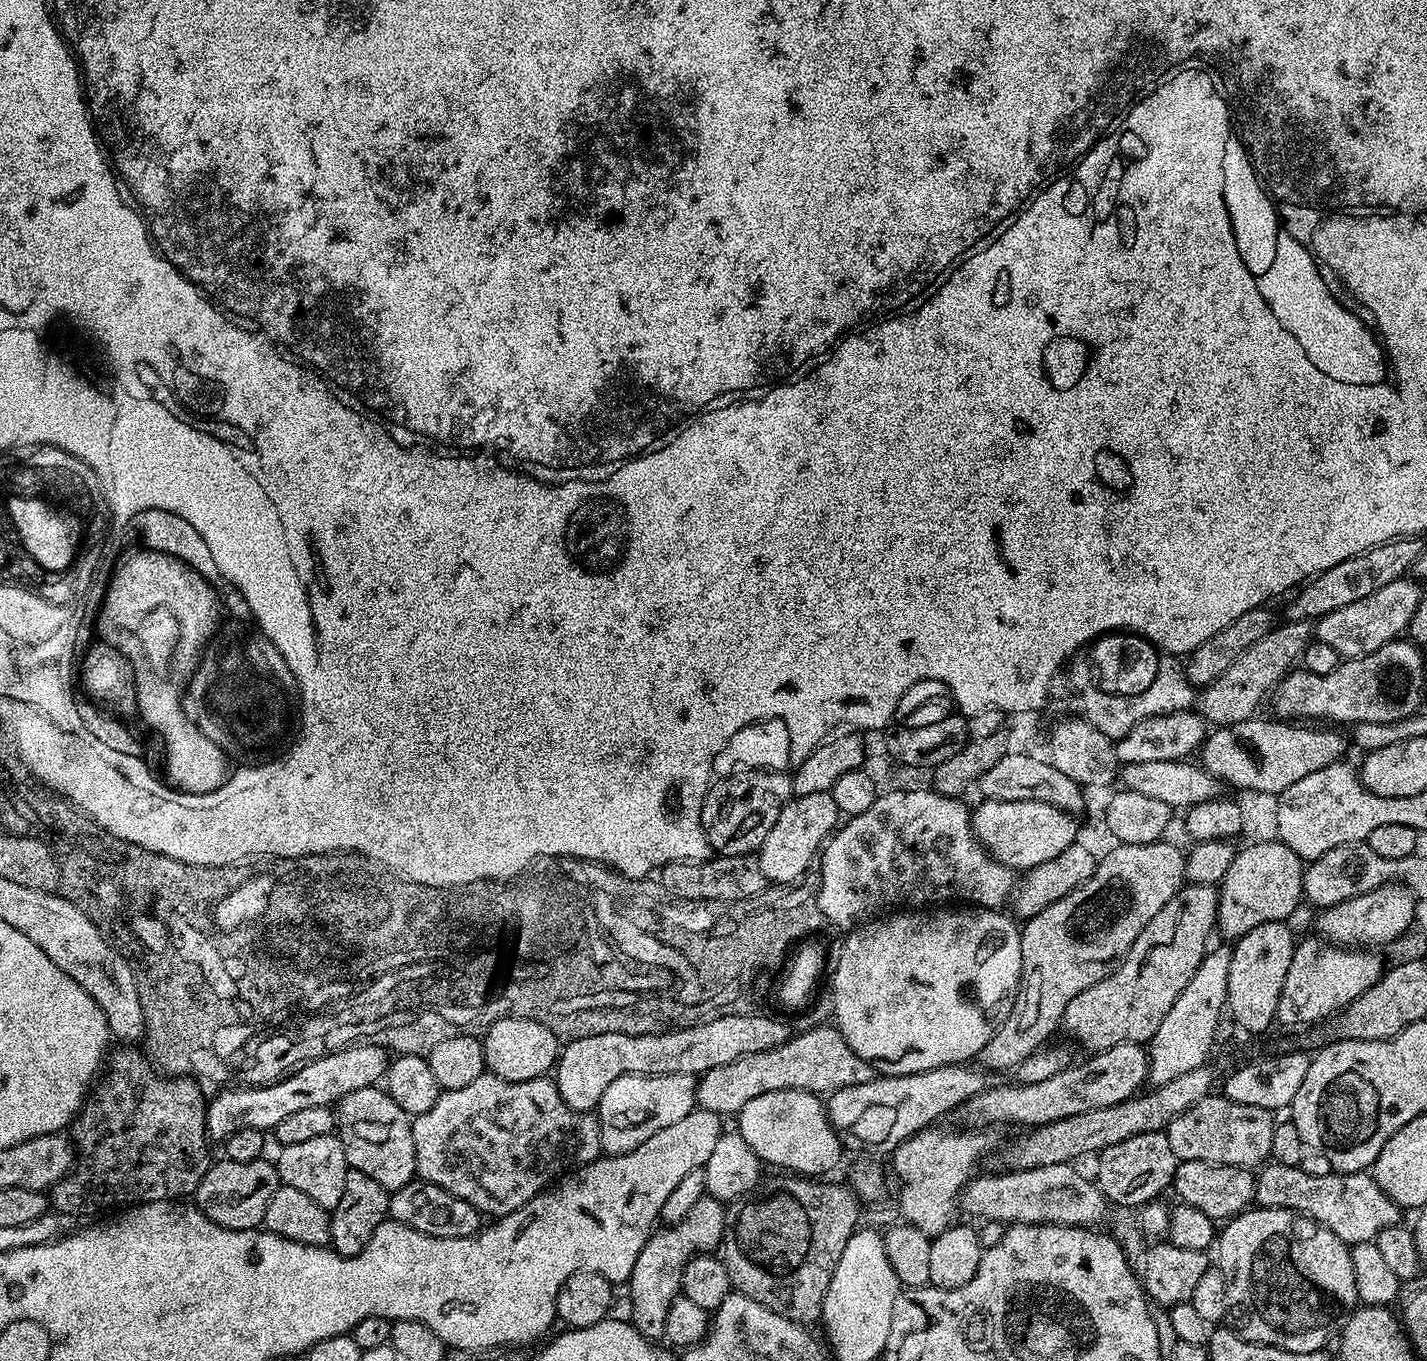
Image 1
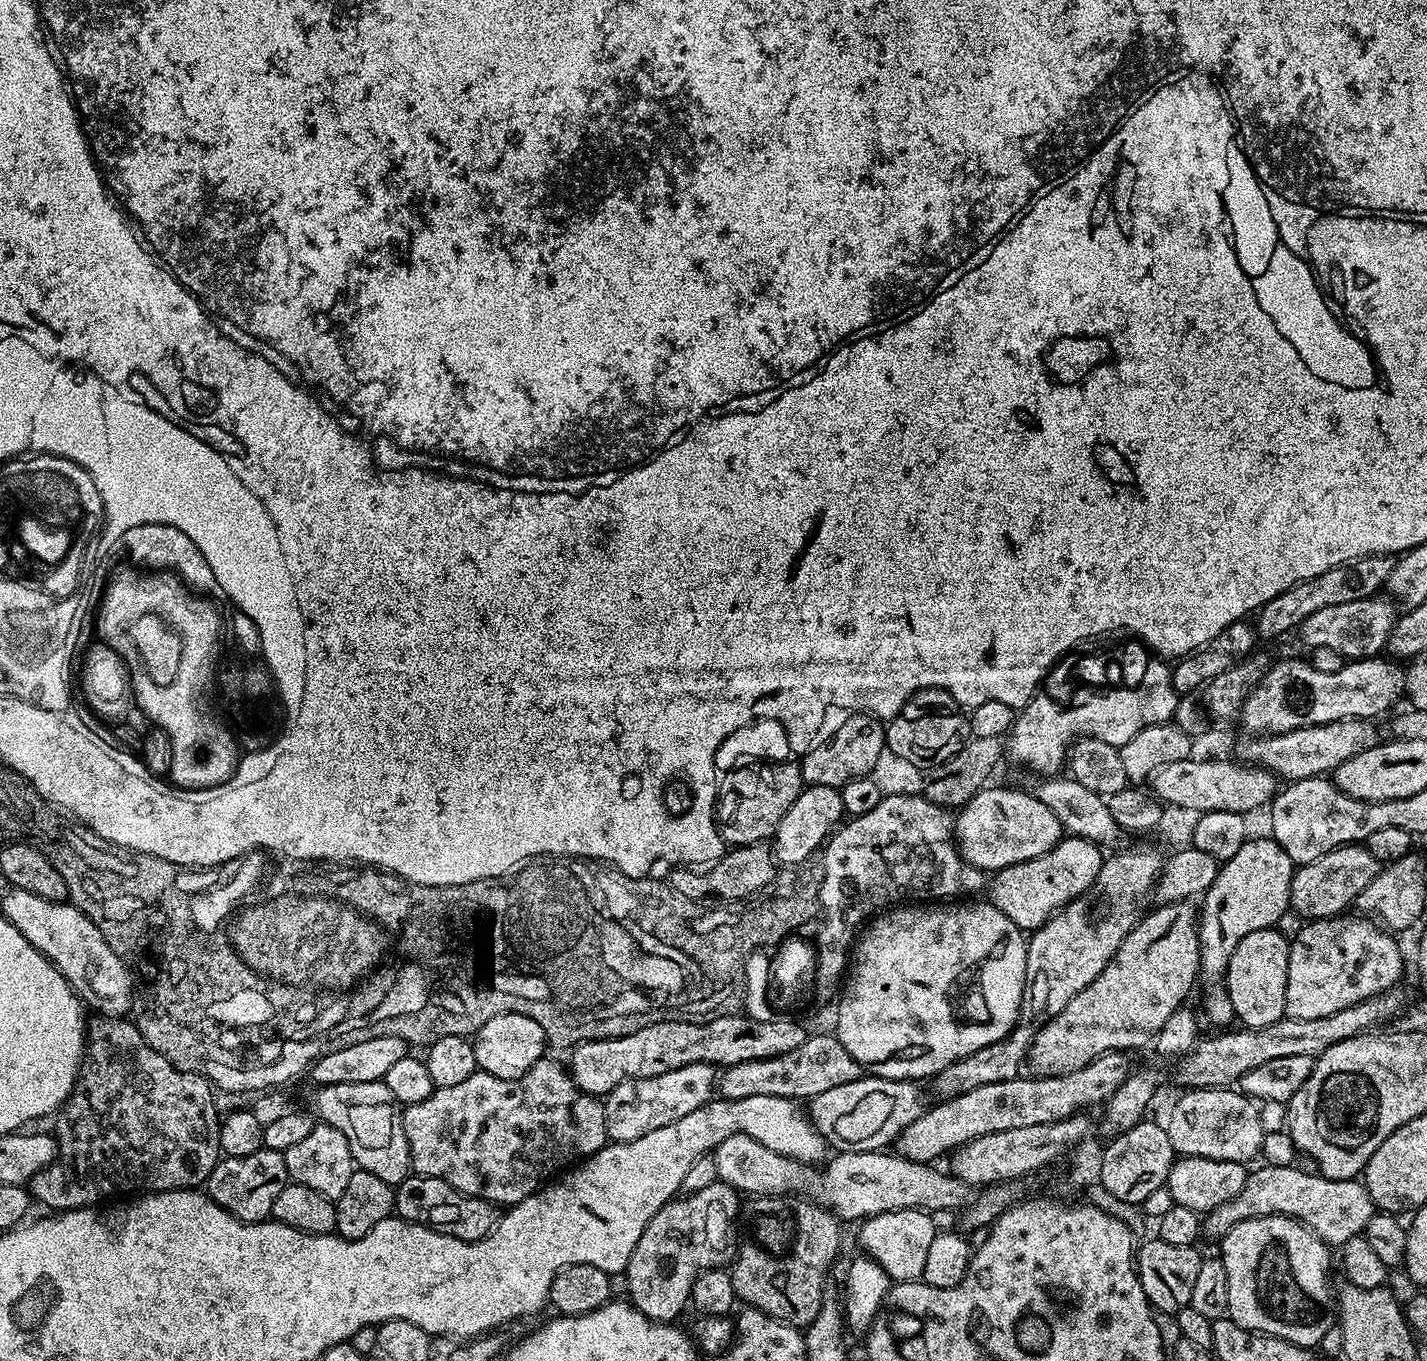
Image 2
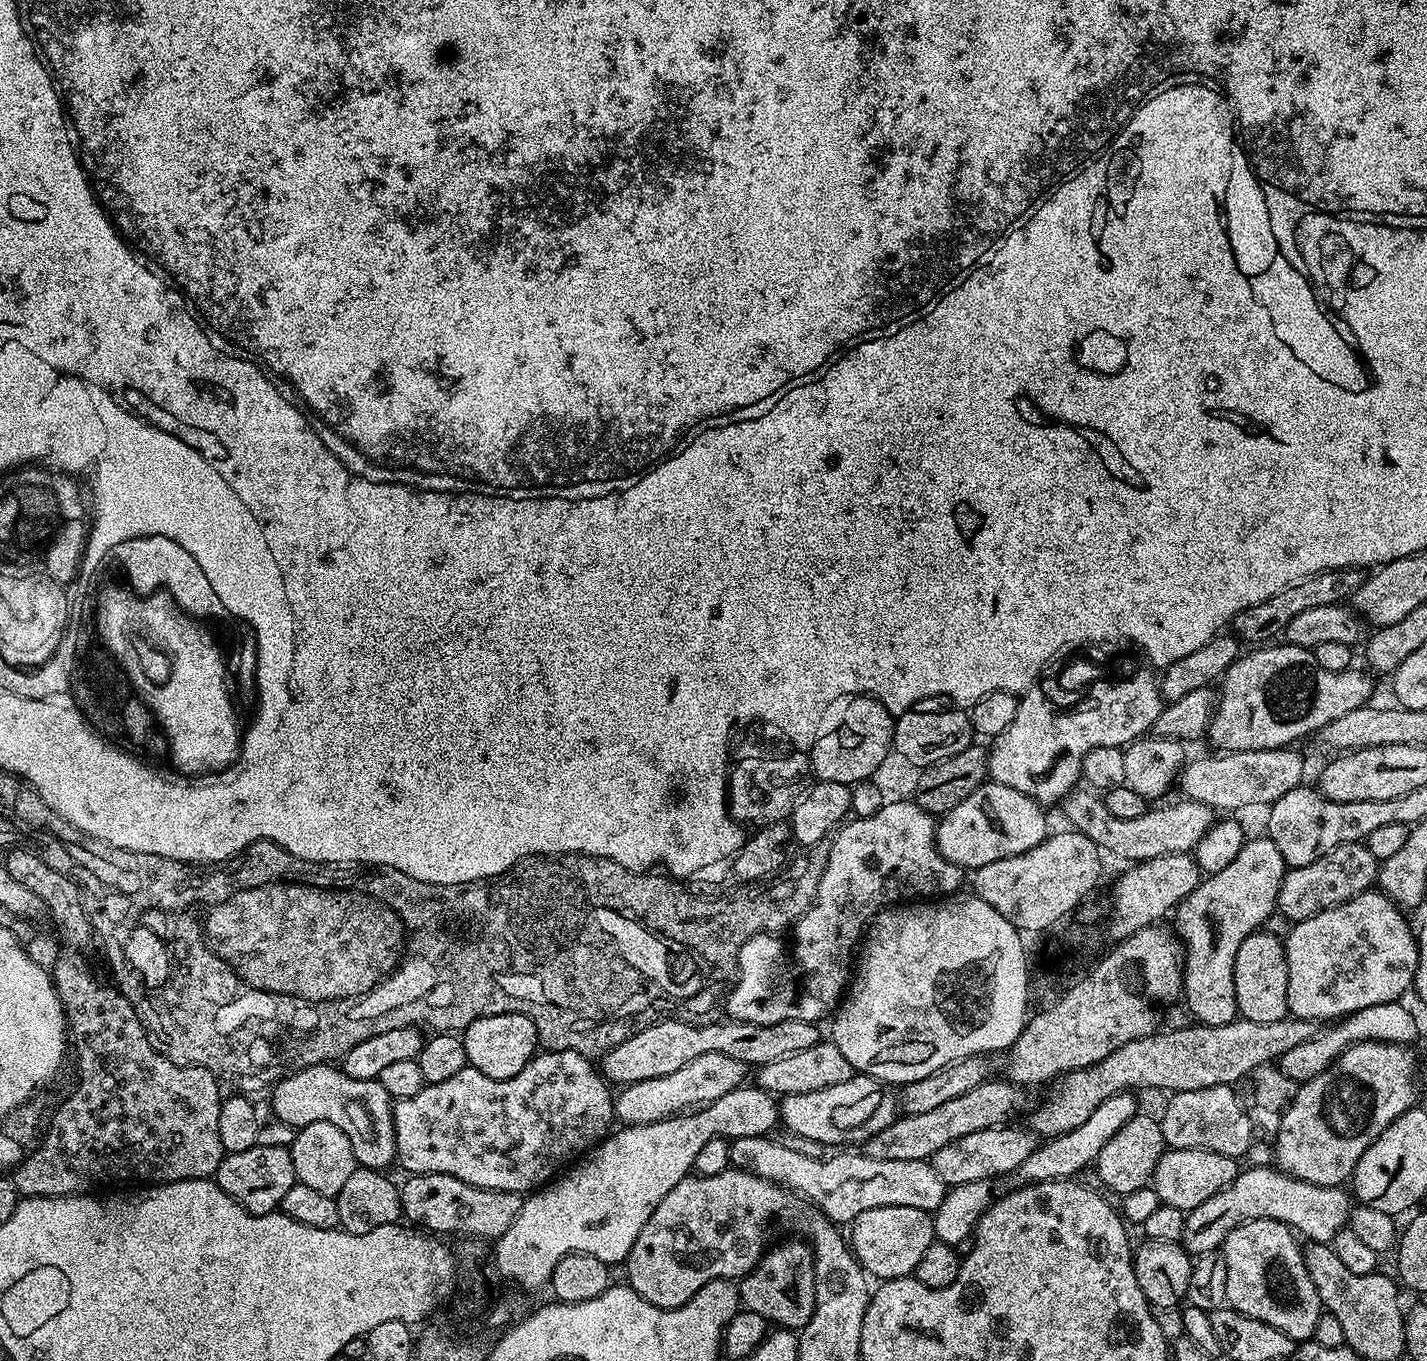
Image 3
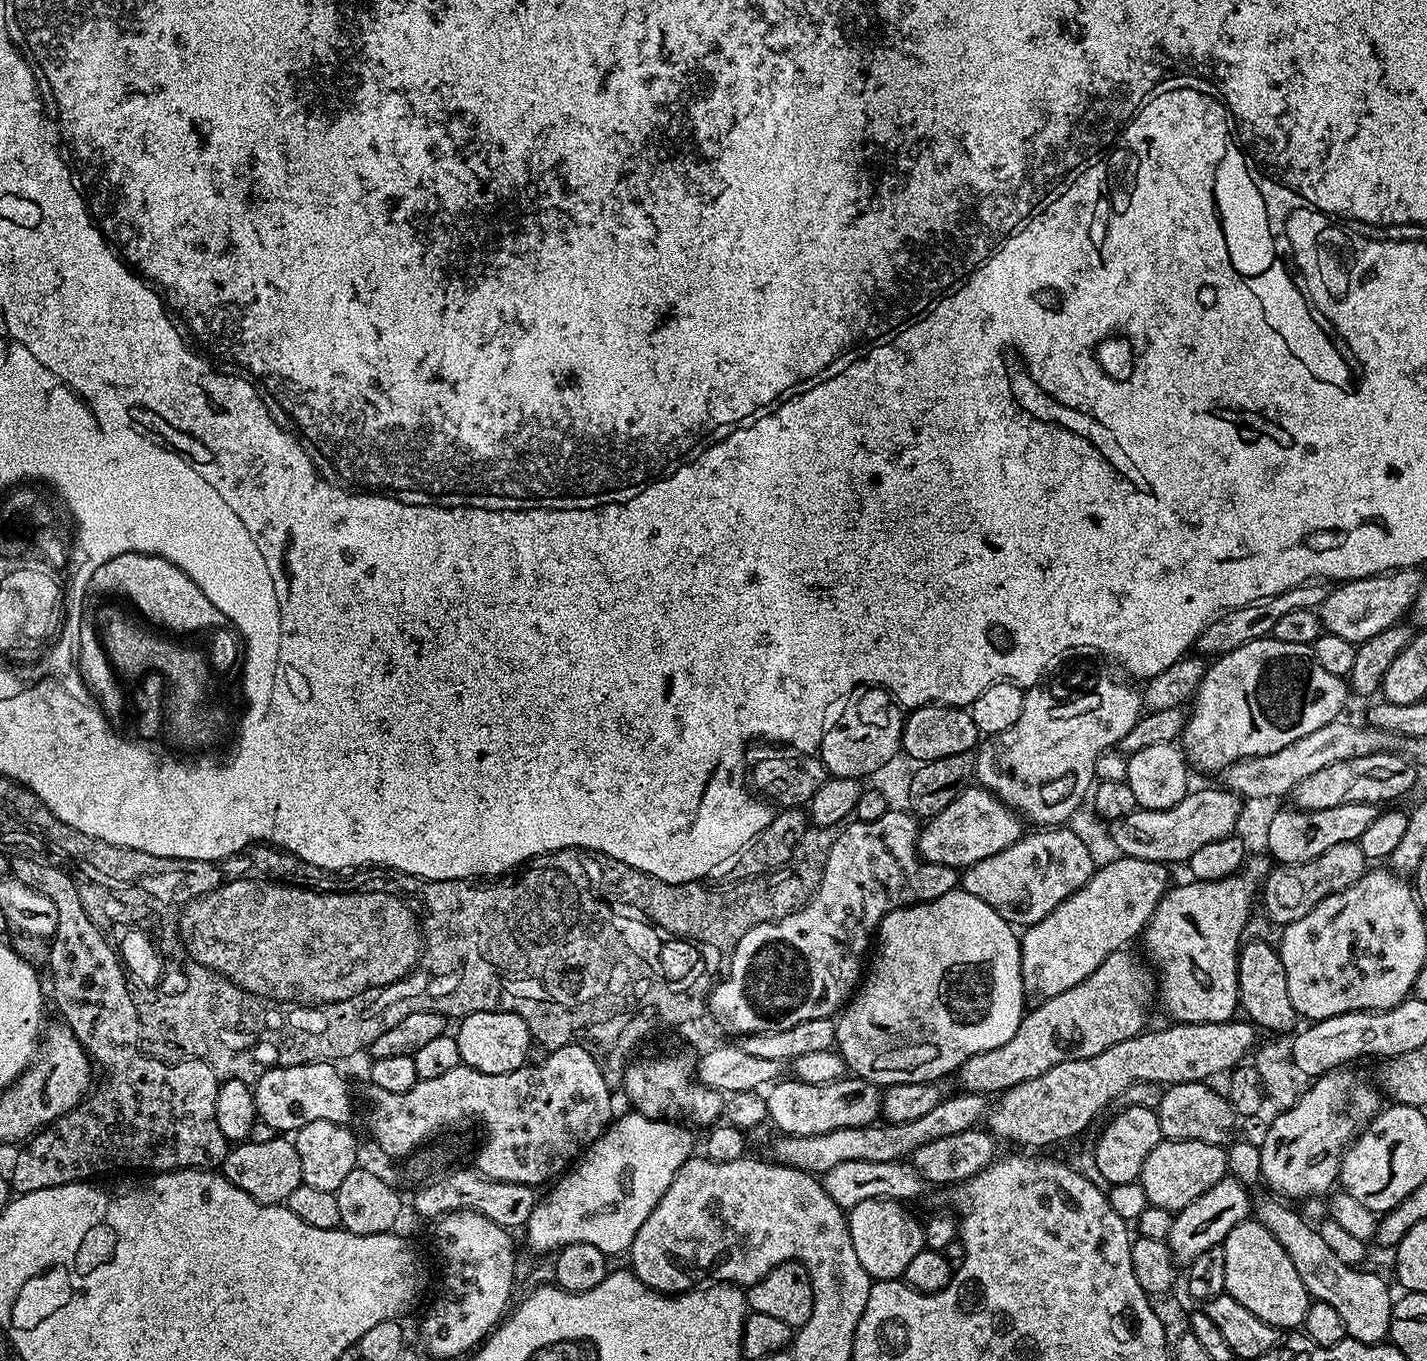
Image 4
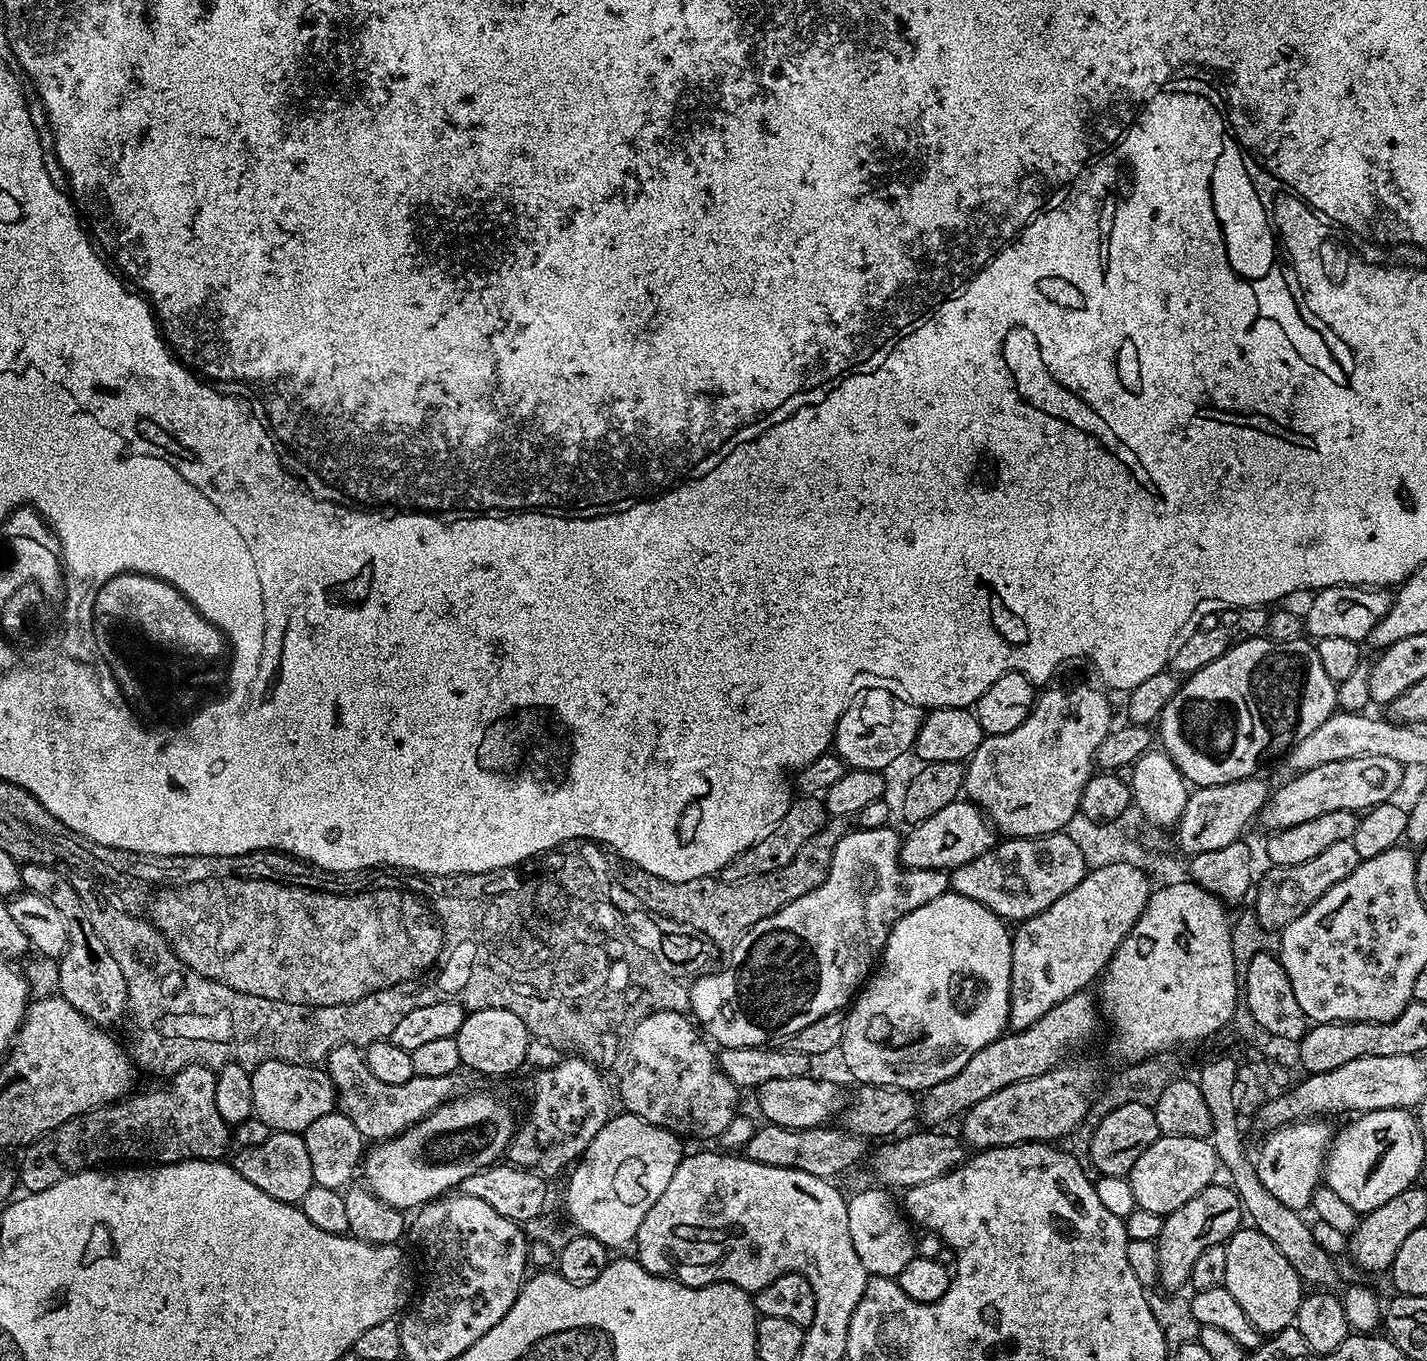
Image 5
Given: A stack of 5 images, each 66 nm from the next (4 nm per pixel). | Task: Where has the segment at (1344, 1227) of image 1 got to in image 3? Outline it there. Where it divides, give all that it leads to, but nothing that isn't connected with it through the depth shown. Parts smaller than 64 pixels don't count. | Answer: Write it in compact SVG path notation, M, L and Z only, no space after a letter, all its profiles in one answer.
M1248 1166L1245 1169L1245 1172L1244 1169L1237 1171L1230 1186L1218 1190L1214 1198L1206 1198L1202 1206L1194 1206L1185 1215L1182 1243L1193 1257L1217 1251L1235 1228L1251 1220L1277 1220L1287 1224L1305 1241L1331 1245L1336 1231L1345 1227L1352 1215L1354 1200L1343 1187L1311 1184L1286 1175L1275 1166Z

